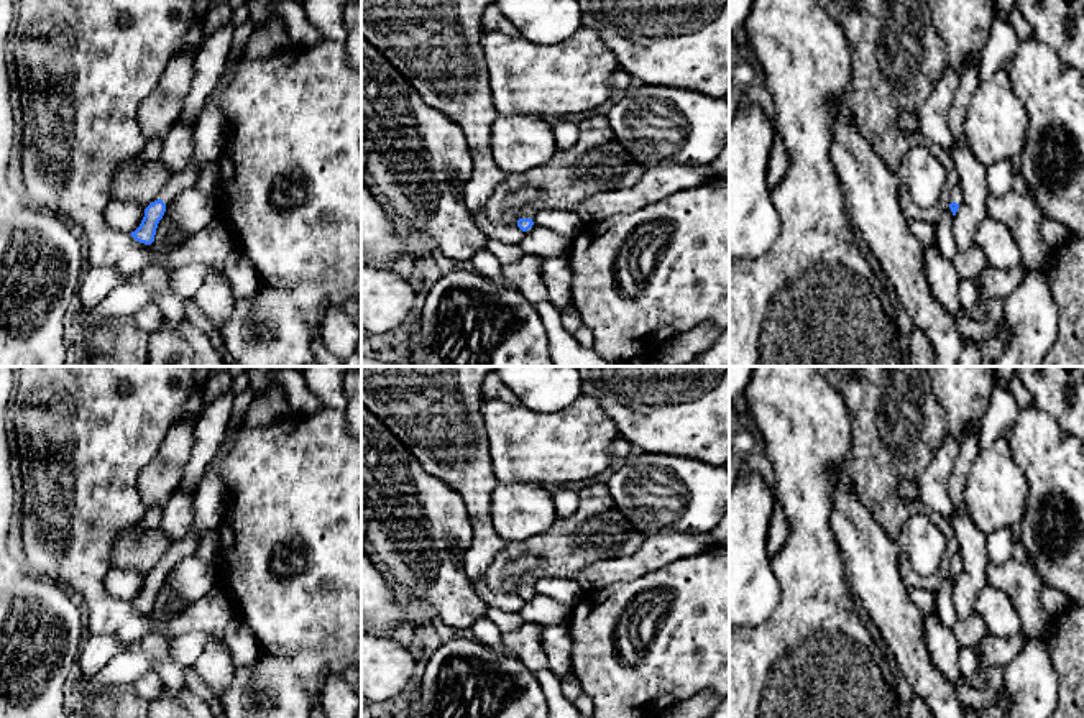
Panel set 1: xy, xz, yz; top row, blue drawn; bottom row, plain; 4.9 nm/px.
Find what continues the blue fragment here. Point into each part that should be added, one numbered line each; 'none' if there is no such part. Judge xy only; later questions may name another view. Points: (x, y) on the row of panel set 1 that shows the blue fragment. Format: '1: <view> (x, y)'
1: xy (209, 133)

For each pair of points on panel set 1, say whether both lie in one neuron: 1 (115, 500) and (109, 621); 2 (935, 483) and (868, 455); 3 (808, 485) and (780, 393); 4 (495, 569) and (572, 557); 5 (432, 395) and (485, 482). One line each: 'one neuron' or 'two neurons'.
1: one neuron
2: two neurons
3: one neuron
4: one neuron
5: one neuron

